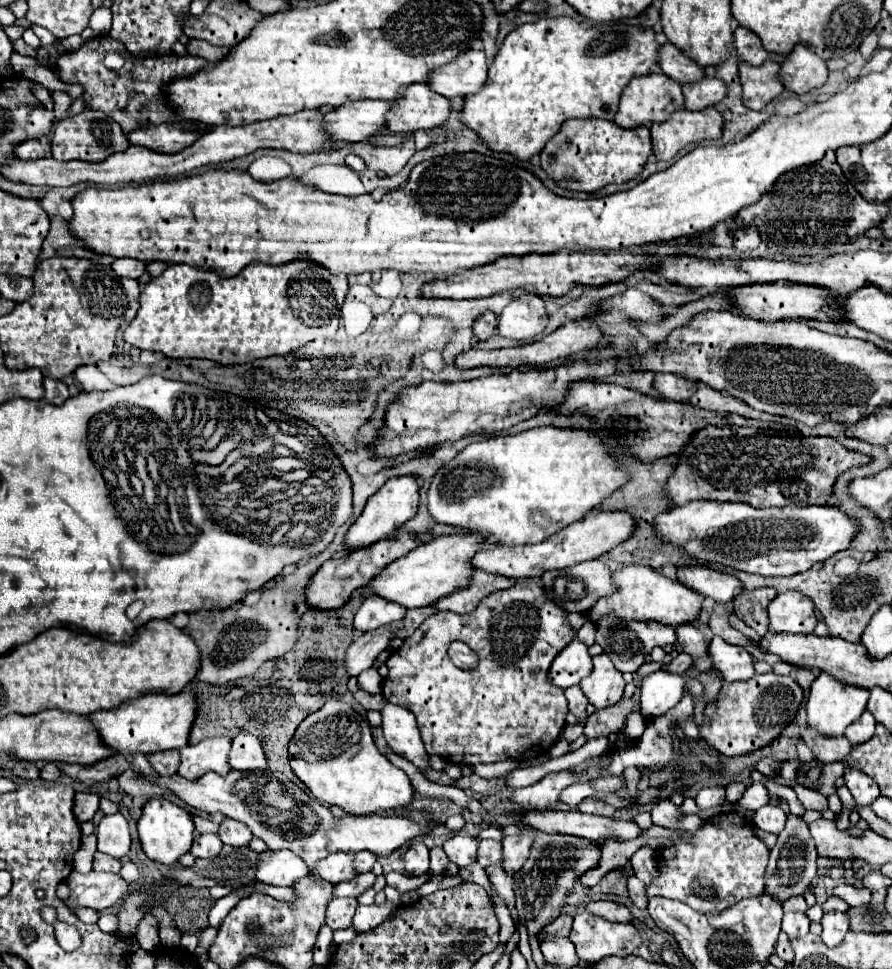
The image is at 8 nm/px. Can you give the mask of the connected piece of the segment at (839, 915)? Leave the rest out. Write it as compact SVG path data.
M829 912L823 914L823 932L821 932L821 940L825 946L835 948L837 944L841 944L841 940L845 938L847 930L849 930L849 918L843 912Z

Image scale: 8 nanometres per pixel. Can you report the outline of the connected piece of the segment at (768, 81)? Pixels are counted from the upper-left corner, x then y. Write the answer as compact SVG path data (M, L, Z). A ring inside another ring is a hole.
M765 62L761 66L739 64L739 80L743 88L743 104L751 110L763 110L767 102L777 98L783 92L783 84L777 78L779 64Z

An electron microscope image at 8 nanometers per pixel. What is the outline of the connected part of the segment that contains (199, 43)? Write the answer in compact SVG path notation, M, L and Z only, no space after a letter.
M189 40L187 44L187 52L193 54L193 56L199 56L199 58L205 58L209 62L219 62L227 56L229 48L221 48L221 46L213 46L205 40Z

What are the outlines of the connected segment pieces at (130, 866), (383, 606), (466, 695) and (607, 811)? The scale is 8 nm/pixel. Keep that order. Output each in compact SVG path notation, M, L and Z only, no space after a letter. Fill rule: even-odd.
M130 860L123 862L120 875L129 883L138 882L140 879L140 871L137 865Z
M367 596L359 612L355 614L355 626L385 626L395 622L397 616L389 610L405 610L401 604L391 600L381 600L381 596Z
M531 578L527 580L519 580L513 588L509 590L501 590L501 592L493 592L491 596L487 596L473 612L469 614L455 614L455 612L437 612L435 616L429 616L417 630L413 636L409 636L403 646L395 652L391 652L389 660L387 660L387 668L389 668L389 674L387 678L383 680L383 696L387 702L391 704L399 704L399 706L405 706L407 710L411 710L417 718L417 724L419 724L419 730L421 730L421 738L425 742L425 750L427 754L437 754L441 758L445 758L447 762L451 764L459 764L459 766L471 766L471 764L493 764L493 762L499 762L499 760L517 760L517 762L525 762L527 758L537 758L545 752L551 750L551 746L557 742L557 738L561 736L561 730L565 728L565 716L567 716L567 700L563 696L563 690L549 684L547 680L547 672L549 672L549 666L551 662L555 660L555 656L575 638L575 632L567 620L567 614L563 612L561 606L553 604L553 600L549 600L545 596L545 590ZM451 642L465 642L473 652L477 652L479 656L479 666L477 670L461 670L457 668L447 650L449 650L449 644Z
M585 798L581 804L579 804L579 812L585 812L585 814L599 814L599 816L613 816L615 814L615 808L611 804L605 804L603 800L599 798Z

